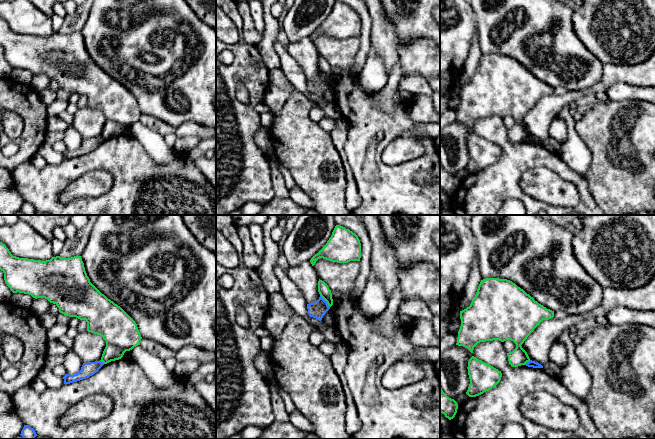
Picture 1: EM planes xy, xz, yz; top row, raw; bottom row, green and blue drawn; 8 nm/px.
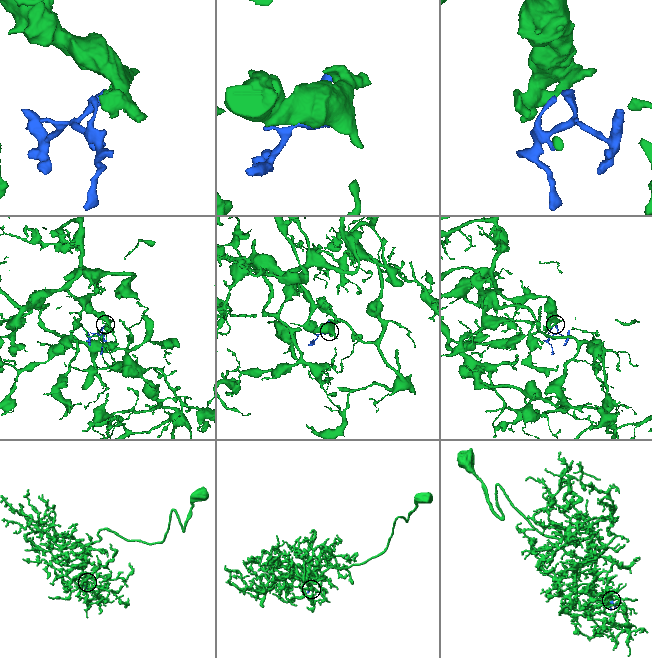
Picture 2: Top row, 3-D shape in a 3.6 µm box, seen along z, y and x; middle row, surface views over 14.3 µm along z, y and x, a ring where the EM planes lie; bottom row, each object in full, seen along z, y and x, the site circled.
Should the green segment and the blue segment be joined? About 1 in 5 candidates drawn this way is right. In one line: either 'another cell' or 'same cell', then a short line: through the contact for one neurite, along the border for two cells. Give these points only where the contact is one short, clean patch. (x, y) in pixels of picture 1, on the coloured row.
another cell | xz (320, 295), (329, 307)

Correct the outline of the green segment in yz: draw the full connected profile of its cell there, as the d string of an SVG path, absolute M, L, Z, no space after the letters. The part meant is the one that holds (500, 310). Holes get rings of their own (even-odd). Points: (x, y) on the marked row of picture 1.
M486 278L481 280L470 306L460 311L461 326L456 345L473 353L474 347L480 342L511 340L516 344L516 348L507 353L509 364L512 367L525 365L530 358L521 345L543 320L553 317L554 311L539 304L512 281Z

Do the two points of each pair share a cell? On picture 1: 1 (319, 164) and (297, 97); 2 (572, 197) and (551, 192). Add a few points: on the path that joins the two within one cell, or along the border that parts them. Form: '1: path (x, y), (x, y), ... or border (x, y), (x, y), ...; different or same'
1: path (303, 147), (297, 140), (297, 114); same
2: path (567, 195), (556, 192); same

